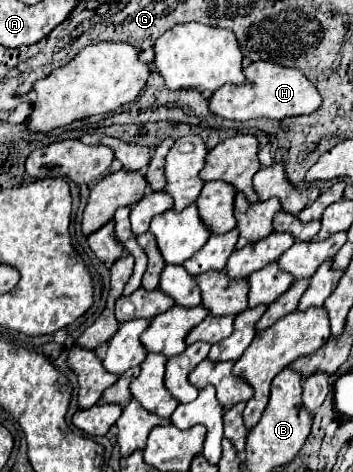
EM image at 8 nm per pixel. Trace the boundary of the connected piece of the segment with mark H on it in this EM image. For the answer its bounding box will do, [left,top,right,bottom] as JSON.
[209,61,321,121]

